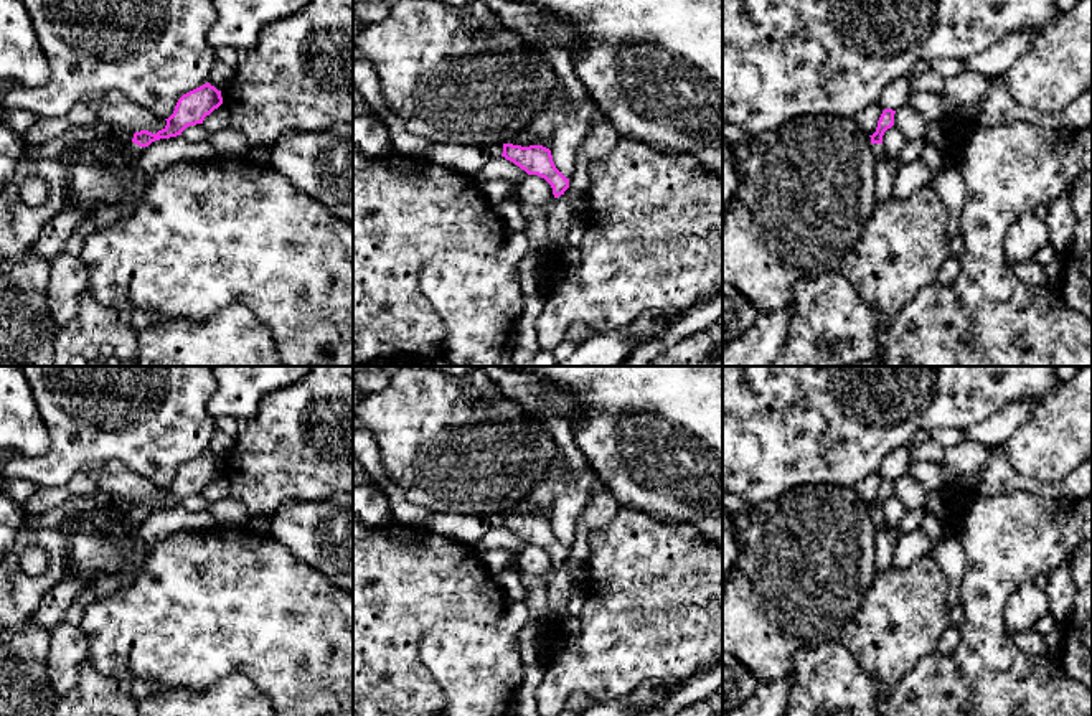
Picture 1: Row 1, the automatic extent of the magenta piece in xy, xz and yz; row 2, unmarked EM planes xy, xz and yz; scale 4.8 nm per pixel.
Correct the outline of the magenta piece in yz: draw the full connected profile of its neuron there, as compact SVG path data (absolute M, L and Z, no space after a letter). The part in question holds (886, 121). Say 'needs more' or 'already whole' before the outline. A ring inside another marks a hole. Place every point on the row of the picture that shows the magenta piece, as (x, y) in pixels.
already whole | M892 109L883 111L883 114L878 120L876 132L873 135L869 135L871 144L883 144L884 132L894 125L894 114L896 114L896 111L892 111Z

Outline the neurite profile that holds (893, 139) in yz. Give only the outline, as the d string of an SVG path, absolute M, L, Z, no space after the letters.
M892 125L884 132L883 145L884 145L887 160L896 160L899 158L902 148L907 145L907 139L896 125Z

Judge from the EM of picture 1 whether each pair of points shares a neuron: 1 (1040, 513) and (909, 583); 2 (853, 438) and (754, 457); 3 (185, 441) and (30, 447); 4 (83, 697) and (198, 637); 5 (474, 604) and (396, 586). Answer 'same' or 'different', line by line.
1: different
2: same
3: different
4: different
5: same

